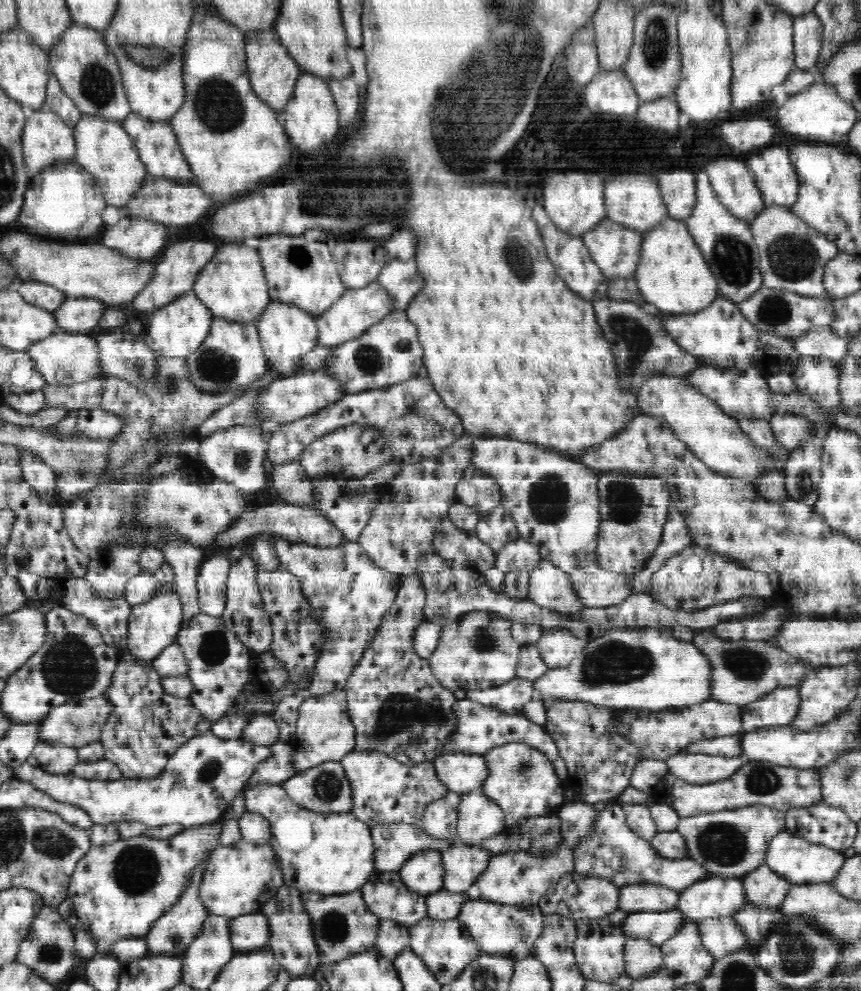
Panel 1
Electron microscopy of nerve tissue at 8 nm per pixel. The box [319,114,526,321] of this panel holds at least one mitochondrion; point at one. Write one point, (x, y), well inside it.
(388, 158)

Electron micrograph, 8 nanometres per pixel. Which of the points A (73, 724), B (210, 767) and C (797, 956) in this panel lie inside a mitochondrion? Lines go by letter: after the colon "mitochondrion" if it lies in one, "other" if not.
A: mitochondrion
B: mitochondrion
C: mitochondrion

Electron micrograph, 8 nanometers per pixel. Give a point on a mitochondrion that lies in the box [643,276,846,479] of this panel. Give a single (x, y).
(773, 310)

